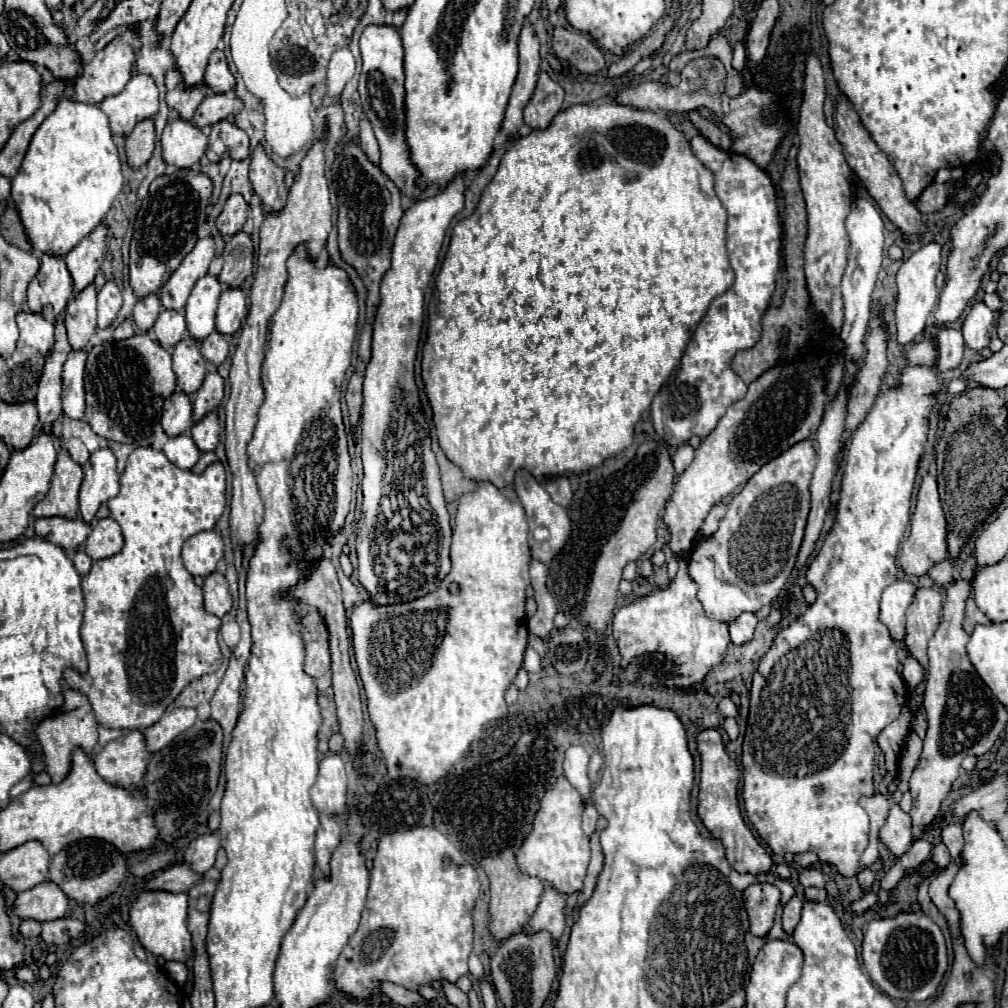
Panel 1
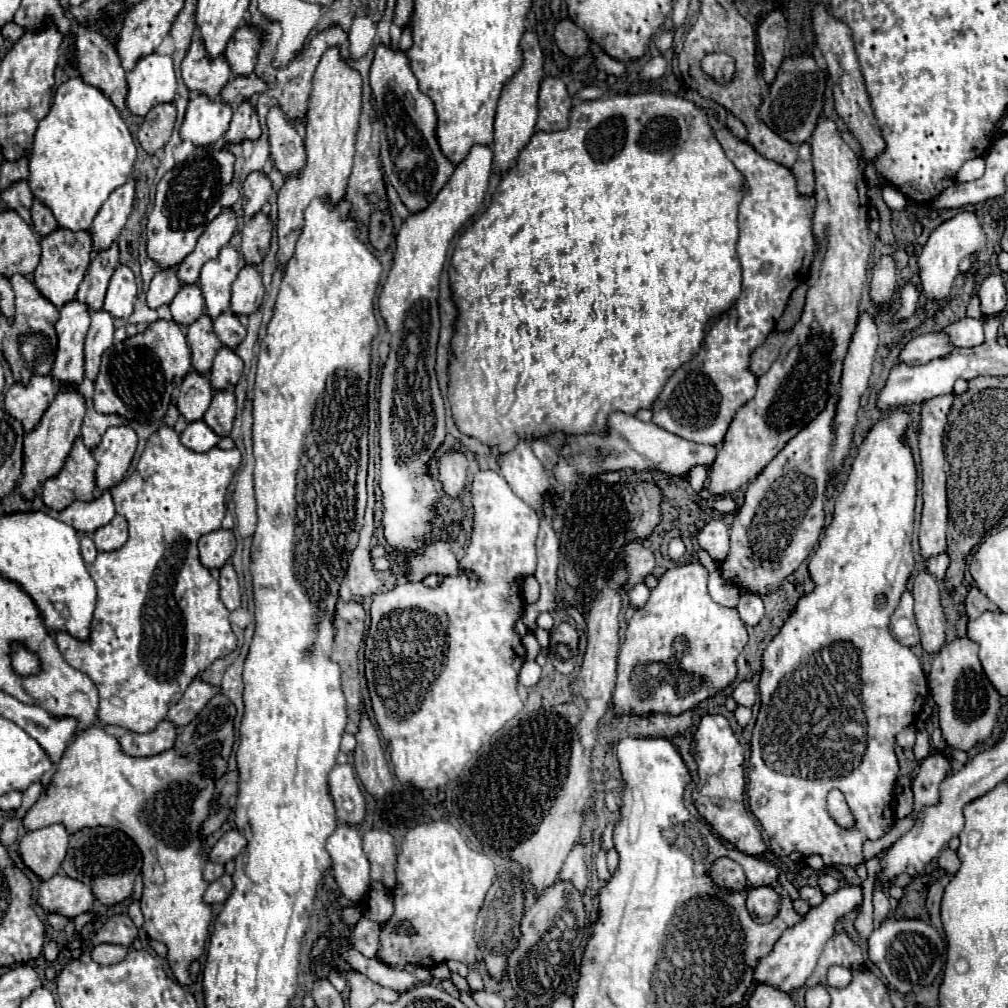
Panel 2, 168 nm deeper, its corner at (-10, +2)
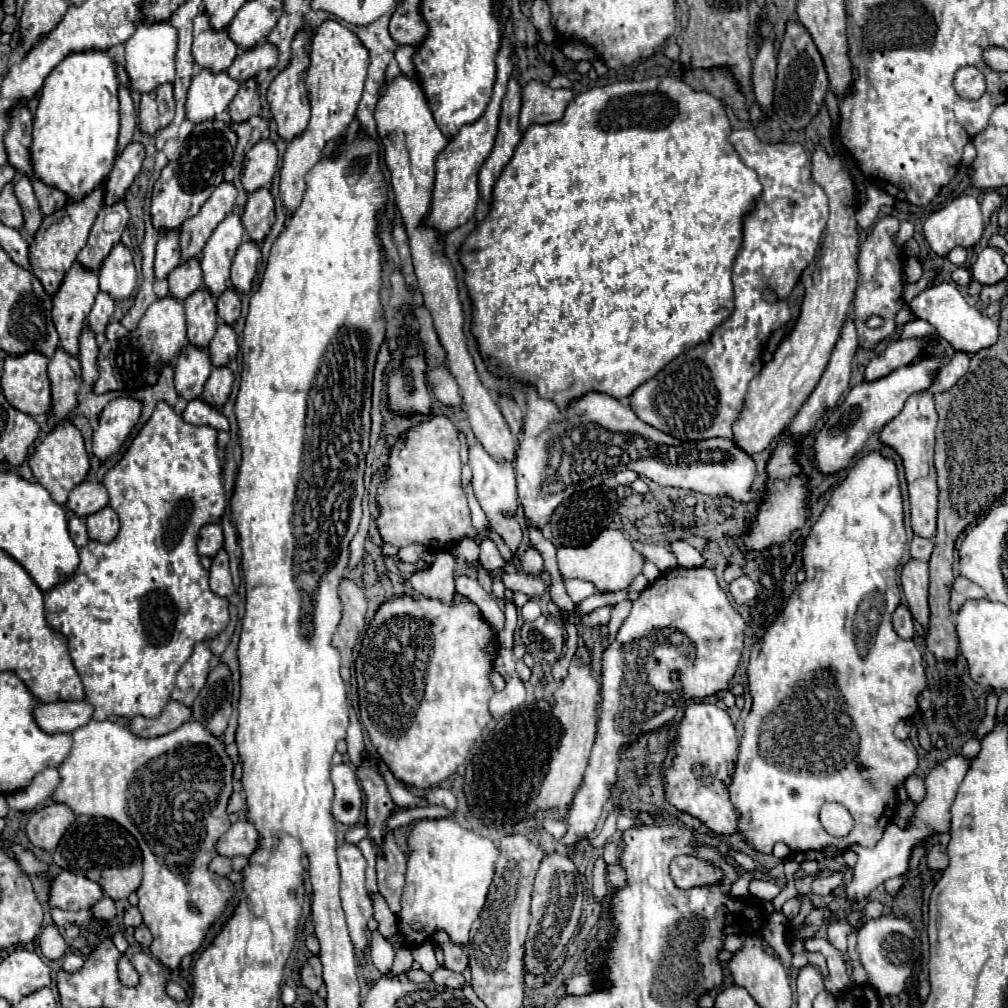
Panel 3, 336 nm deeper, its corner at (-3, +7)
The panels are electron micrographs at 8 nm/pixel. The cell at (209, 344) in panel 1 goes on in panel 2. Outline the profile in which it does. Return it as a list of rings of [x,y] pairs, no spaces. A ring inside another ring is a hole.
[[[227,310],[215,320],[215,332],[223,344],[229,344],[229,348],[237,348],[237,344],[245,338],[247,328],[237,314]]]

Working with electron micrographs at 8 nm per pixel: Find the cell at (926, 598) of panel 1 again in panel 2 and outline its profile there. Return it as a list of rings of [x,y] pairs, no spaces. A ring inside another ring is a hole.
[[[919,572],[913,580],[915,616],[921,632],[921,646],[929,654],[935,654],[945,644],[945,614],[941,606],[939,584],[929,572]]]

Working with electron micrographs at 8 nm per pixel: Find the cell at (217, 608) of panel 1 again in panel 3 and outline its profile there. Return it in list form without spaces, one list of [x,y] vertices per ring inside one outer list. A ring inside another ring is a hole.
[[[220,549],[218,555],[212,559],[212,567],[210,567],[210,589],[218,597],[224,597],[224,599],[228,599],[234,593],[230,569],[228,569],[228,555],[226,555],[224,549]]]

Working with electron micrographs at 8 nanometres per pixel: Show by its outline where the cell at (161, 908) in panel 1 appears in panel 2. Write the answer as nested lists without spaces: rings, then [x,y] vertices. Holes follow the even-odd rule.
[[[93,724],[79,732],[73,742],[65,748],[63,758],[57,764],[57,772],[51,784],[43,790],[35,806],[25,814],[25,828],[37,830],[49,824],[65,824],[67,832],[73,834],[81,828],[93,828],[97,824],[111,826],[125,832],[139,846],[143,854],[143,898],[141,912],[145,916],[143,930],[167,946],[167,962],[179,984],[189,986],[189,966],[203,950],[209,936],[213,906],[203,900],[209,882],[203,878],[203,866],[209,862],[209,850],[203,852],[201,826],[211,816],[219,792],[215,790],[215,778],[209,768],[181,756],[175,748],[169,748],[155,756],[129,756],[121,750],[115,736],[107,734],[101,726]]]

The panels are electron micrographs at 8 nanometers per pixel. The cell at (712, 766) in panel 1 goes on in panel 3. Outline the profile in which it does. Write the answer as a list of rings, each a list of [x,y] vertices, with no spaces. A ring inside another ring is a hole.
[[[690,703],[666,759],[666,799],[676,809],[698,817],[714,833],[734,835],[740,815],[730,801],[728,787],[734,775],[736,755],[738,737],[728,713],[712,703]]]

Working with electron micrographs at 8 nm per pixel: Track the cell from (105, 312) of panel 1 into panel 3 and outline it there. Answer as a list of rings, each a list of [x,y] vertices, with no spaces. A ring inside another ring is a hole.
[[[118,243],[104,259],[98,277],[100,277],[100,291],[106,291],[114,301],[128,299],[136,287],[136,269],[130,249]]]

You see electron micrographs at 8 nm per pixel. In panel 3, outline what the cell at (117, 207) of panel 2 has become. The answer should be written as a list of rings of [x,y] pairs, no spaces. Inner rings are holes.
[[[130,143],[116,159],[112,173],[106,179],[106,191],[104,191],[104,205],[118,203],[118,199],[124,199],[124,193],[132,185],[134,177],[140,173],[144,159],[144,147],[140,143]]]

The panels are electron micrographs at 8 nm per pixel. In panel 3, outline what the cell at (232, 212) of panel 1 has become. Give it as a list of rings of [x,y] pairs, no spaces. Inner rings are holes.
[[[258,141],[244,159],[244,169],[242,169],[242,187],[246,193],[254,193],[262,187],[266,187],[278,165],[278,151],[270,141]]]

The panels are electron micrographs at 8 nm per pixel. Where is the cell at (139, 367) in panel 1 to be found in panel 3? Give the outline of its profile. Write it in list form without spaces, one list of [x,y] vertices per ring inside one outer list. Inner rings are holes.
[[[164,297],[154,301],[146,315],[142,317],[138,331],[132,331],[130,335],[118,339],[118,341],[104,341],[100,345],[100,353],[98,353],[98,379],[92,385],[92,391],[96,395],[104,395],[108,391],[120,391],[120,393],[134,393],[138,389],[146,389],[152,387],[158,381],[158,371],[162,371],[162,367],[166,363],[170,363],[178,351],[182,351],[182,347],[186,347],[188,339],[186,339],[186,323],[184,323],[184,307],[180,301],[176,301],[174,297]],[[148,333],[154,333],[154,337],[150,339]]]

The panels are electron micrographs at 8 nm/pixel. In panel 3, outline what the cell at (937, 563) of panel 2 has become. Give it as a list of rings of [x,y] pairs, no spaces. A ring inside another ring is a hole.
[[[914,535],[914,539],[910,541],[910,555],[912,555],[912,559],[928,561],[932,551],[934,551],[934,541],[932,539],[922,539],[922,537]]]

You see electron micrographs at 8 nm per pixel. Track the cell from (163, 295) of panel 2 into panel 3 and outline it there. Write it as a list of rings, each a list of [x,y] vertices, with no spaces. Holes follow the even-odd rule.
[[[166,231],[160,235],[156,245],[156,259],[154,259],[154,277],[166,279],[174,267],[182,261],[180,245],[178,245],[178,231]]]

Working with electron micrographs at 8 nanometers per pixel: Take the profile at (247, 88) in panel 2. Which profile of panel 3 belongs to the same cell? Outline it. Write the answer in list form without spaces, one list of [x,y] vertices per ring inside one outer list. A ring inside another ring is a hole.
[[[262,43],[262,45],[256,45],[254,49],[250,49],[250,51],[240,53],[226,73],[232,79],[238,79],[242,83],[250,77],[256,77],[260,71],[272,69],[276,65],[278,65],[276,47],[272,47],[270,43]]]

